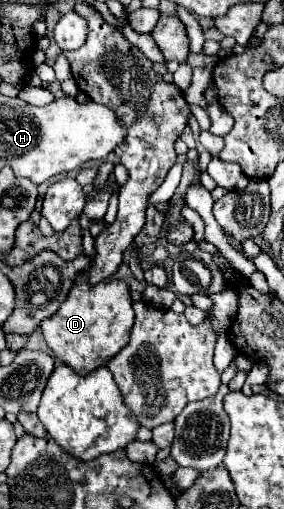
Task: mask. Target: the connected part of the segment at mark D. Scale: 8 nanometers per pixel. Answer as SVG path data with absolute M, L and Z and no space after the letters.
M76 277L76 283L64 305L50 319L44 319L40 329L58 361L66 363L80 375L88 375L96 367L106 365L108 359L126 347L132 323L134 309L128 285L124 281L100 281L98 285L90 287L84 277Z

